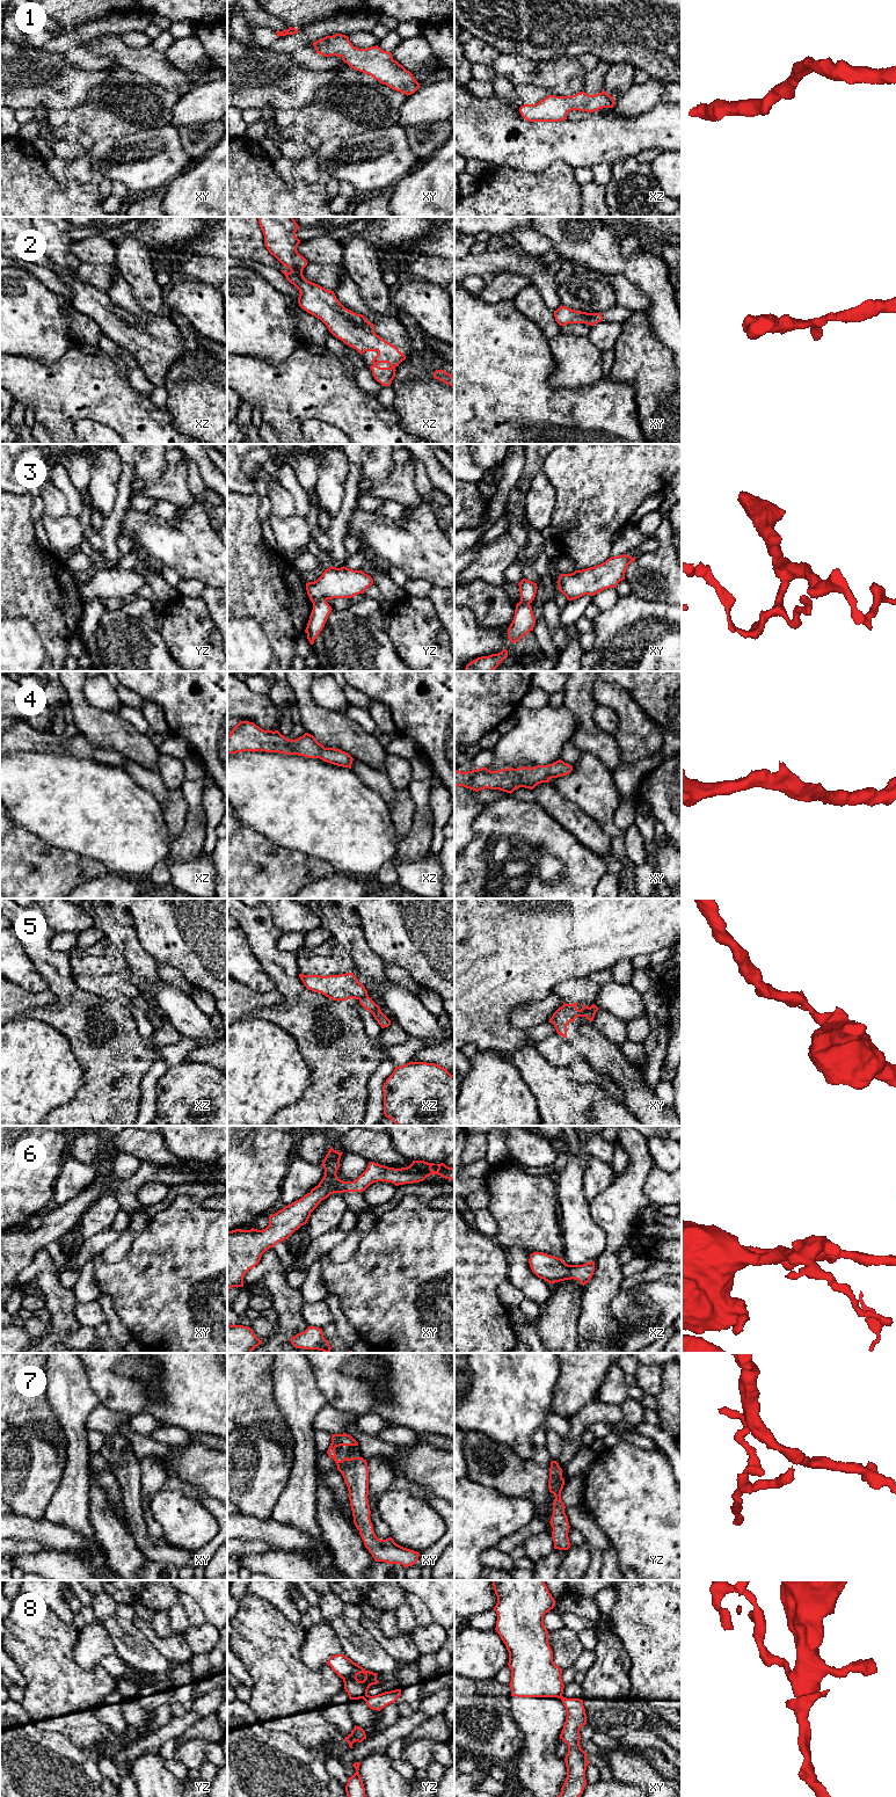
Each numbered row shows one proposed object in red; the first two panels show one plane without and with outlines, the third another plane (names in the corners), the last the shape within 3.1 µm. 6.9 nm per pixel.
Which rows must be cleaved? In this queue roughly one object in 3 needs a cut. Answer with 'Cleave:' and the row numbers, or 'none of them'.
Cleave: 3, 5, 8

